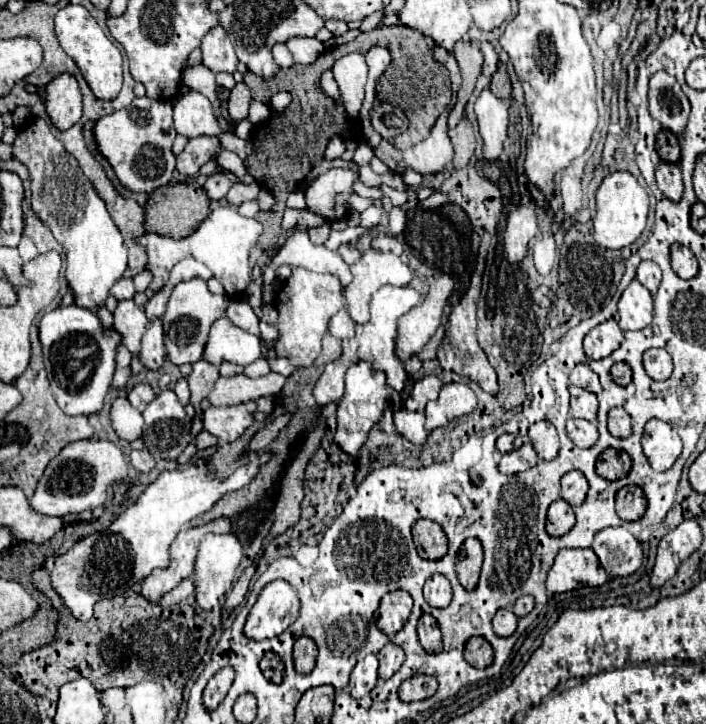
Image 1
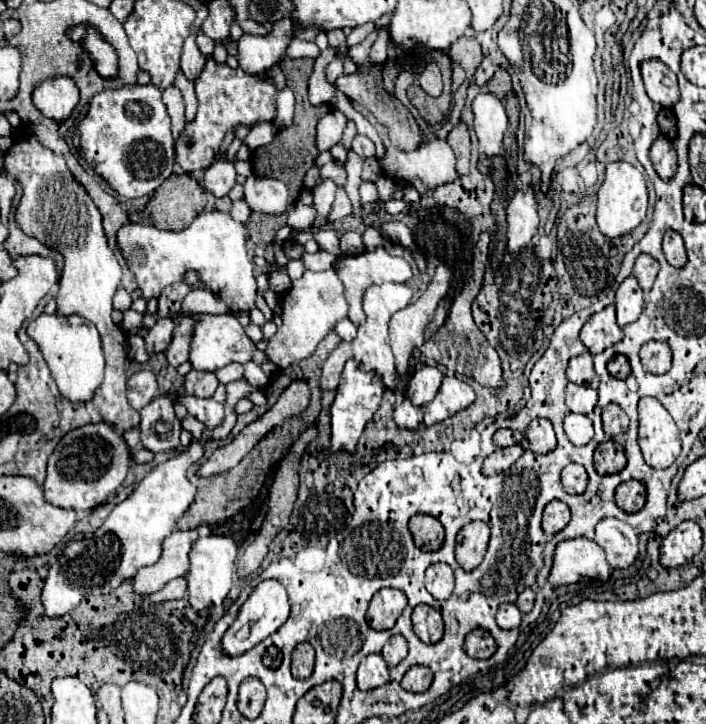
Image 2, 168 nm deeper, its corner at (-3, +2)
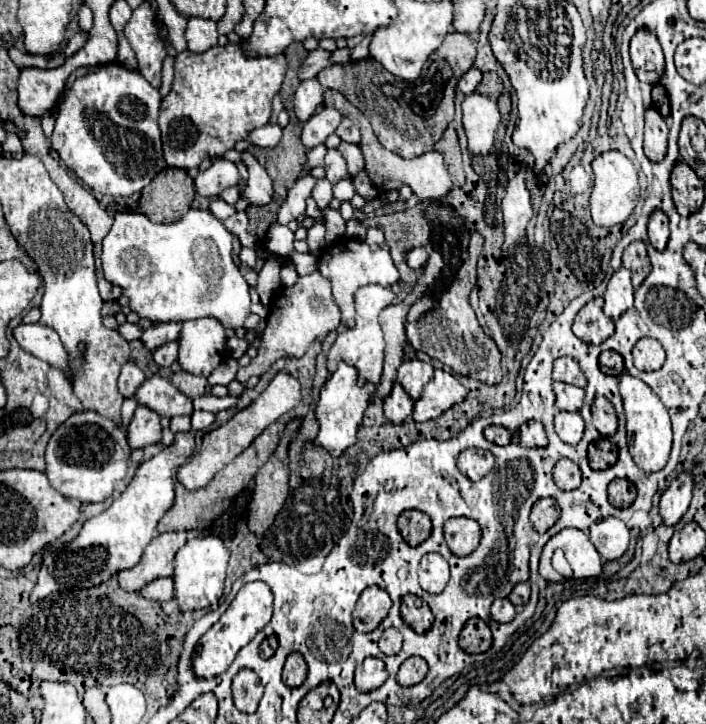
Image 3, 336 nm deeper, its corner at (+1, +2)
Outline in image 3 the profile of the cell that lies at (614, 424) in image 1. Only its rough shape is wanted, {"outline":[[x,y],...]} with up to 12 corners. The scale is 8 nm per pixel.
{"outline":[[606,397],[592,403],[592,423],[602,437],[618,429],[618,417]]}

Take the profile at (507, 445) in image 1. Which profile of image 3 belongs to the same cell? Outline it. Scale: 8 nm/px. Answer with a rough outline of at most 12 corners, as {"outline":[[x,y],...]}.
{"outline":[[490,425],[484,437],[496,445],[508,445],[512,433]]}

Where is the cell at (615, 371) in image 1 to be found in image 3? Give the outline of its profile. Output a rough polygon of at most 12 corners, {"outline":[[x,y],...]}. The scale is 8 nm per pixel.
{"outline":[[604,351],[599,366],[606,375],[618,377],[624,359],[616,351]]}

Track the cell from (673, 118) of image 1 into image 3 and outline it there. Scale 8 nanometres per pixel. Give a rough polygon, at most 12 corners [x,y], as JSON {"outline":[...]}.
{"outline":[[640,29],[630,57],[642,83],[660,83],[664,55],[658,39]]}

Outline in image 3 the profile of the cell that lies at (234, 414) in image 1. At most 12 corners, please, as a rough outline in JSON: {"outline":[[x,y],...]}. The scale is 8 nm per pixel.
{"outline":[[154,375],[138,389],[140,405],[162,417],[192,415],[192,399]]}

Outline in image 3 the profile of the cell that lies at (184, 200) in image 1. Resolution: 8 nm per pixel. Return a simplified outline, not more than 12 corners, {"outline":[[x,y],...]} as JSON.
{"outline":[[164,169],[142,189],[138,211],[176,223],[194,201],[184,169]]}

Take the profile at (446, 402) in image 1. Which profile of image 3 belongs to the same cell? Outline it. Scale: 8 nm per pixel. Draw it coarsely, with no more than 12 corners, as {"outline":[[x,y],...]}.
{"outline":[[434,371],[414,405],[414,421],[430,421],[466,399],[466,387]]}

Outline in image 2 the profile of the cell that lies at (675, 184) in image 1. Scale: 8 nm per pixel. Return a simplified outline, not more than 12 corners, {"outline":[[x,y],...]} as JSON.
{"outline":[[666,135],[650,147],[650,159],[660,177],[676,171],[676,149]]}

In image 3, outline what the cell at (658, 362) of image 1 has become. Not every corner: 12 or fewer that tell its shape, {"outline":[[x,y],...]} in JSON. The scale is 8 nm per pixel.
{"outline":[[656,339],[634,345],[634,365],[640,371],[656,371],[666,353]]}

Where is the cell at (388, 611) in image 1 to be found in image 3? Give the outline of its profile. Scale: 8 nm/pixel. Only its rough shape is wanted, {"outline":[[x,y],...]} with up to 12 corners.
{"outline":[[368,587],[352,615],[354,629],[374,631],[392,599],[384,589]]}

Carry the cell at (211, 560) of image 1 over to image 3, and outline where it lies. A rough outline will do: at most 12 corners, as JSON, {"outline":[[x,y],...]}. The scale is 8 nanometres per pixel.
{"outline":[[190,537],[174,557],[181,612],[220,606],[230,551]]}

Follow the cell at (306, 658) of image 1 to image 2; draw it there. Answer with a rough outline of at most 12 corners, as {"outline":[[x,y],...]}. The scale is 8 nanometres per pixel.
{"outline":[[300,643],[292,653],[292,675],[308,679],[314,669],[314,649]]}

